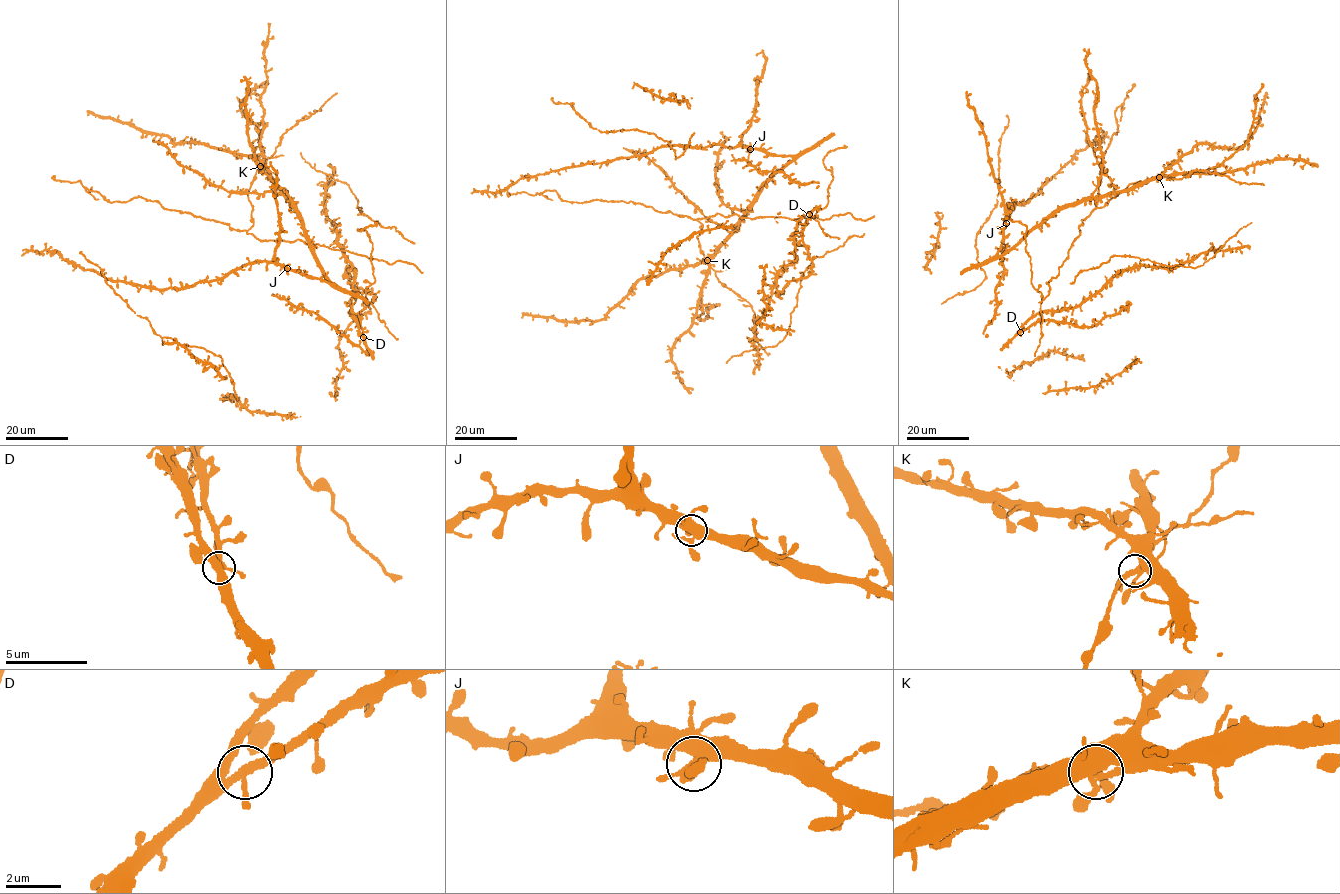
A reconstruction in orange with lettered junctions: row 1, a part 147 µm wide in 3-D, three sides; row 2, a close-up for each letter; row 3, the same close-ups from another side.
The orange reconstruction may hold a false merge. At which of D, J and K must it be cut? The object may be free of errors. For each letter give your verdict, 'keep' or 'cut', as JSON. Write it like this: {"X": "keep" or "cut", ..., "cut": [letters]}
{"D": "keep", "J": "keep", "K": "cut", "cut": ["K"]}

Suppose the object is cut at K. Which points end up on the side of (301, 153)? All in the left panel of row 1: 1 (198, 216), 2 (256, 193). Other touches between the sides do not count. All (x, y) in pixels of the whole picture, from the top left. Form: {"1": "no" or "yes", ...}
{"1": "no", "2": "yes"}

